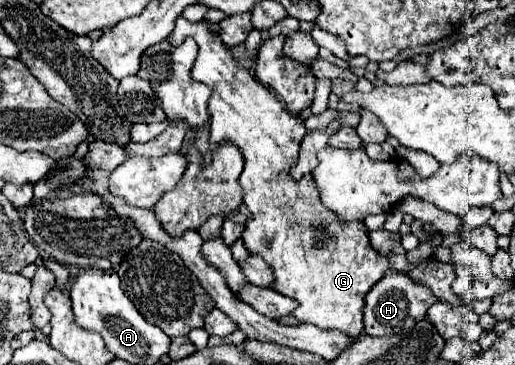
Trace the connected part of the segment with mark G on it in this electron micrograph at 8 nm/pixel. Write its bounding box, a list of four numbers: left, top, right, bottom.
[169,16,389,338]

